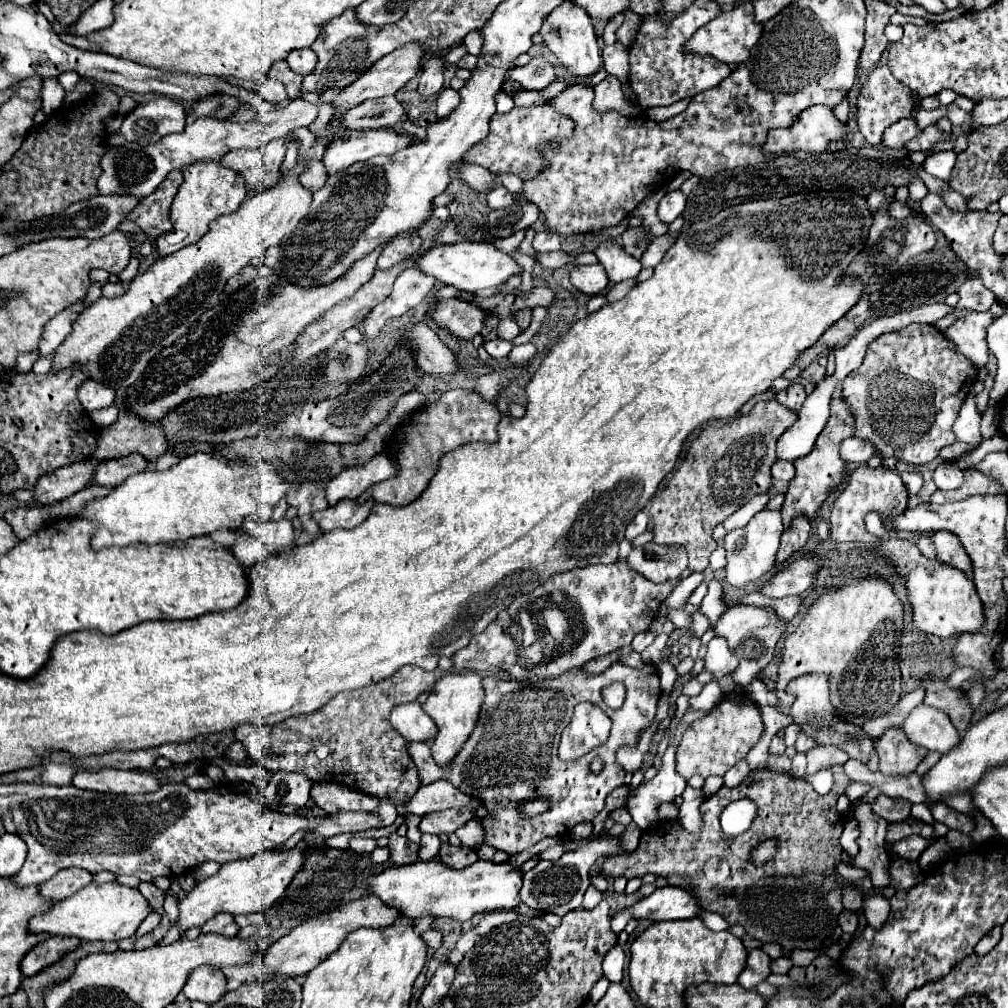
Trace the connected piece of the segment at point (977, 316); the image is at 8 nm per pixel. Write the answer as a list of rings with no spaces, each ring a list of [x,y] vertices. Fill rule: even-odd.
[[[966,313],[958,317],[946,331],[944,337],[976,367],[984,367],[988,361],[986,327],[994,317],[990,313]]]

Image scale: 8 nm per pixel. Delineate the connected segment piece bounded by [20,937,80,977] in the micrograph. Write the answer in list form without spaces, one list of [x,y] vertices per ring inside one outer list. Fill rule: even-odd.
[[[48,937],[46,941],[32,947],[26,957],[20,963],[22,975],[32,977],[38,971],[42,971],[48,965],[54,965],[58,959],[62,959],[68,951],[74,951],[80,945],[80,939],[76,937]]]

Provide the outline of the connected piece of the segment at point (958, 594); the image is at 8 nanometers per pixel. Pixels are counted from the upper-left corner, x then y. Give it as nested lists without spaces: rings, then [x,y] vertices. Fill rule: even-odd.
[[[892,537],[884,541],[876,549],[876,553],[890,559],[896,565],[896,571],[904,577],[910,603],[914,607],[914,625],[920,631],[946,639],[952,635],[978,633],[982,629],[982,623],[986,621],[984,607],[982,607],[982,601],[978,599],[978,591],[974,591],[974,581],[966,573],[946,563],[940,563],[938,559],[924,557],[920,549],[916,547],[916,543],[908,539]]]

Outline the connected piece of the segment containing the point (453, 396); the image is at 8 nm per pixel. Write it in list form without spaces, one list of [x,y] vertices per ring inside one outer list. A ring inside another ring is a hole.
[[[452,389],[442,393],[436,403],[426,403],[424,407],[412,411],[402,419],[398,429],[394,429],[394,437],[388,441],[386,449],[382,451],[394,465],[398,467],[398,475],[394,479],[380,481],[366,491],[366,497],[388,503],[388,505],[408,505],[412,503],[428,485],[432,475],[436,473],[438,459],[470,441],[488,441],[494,443],[496,425],[500,421],[500,411],[494,403],[482,401],[478,393],[466,389]],[[398,435],[398,439],[396,439]]]

